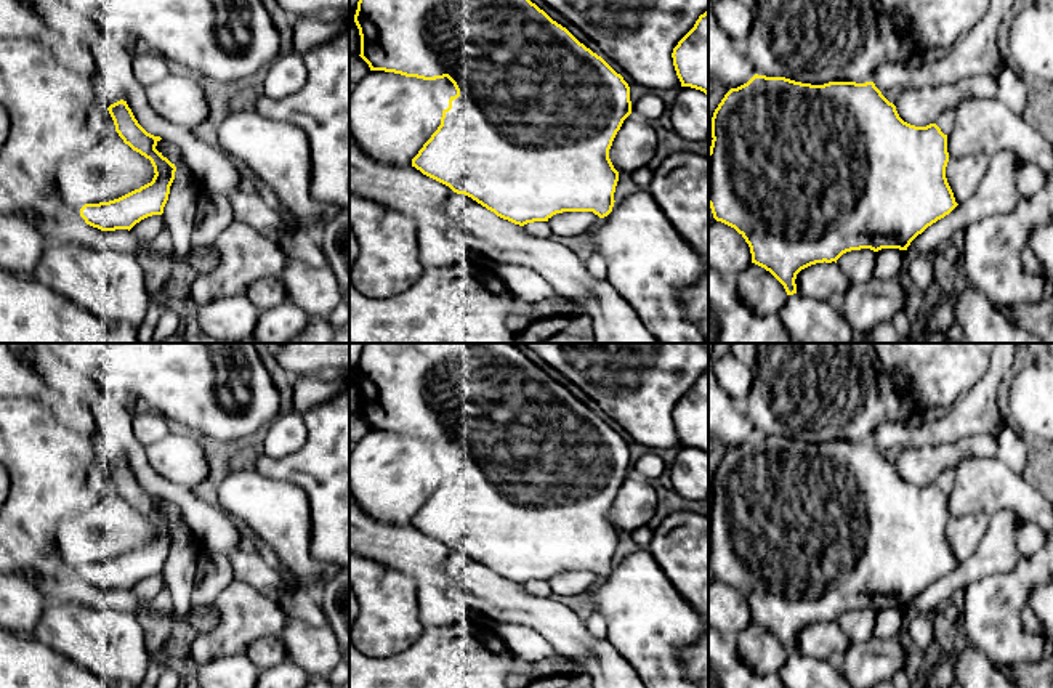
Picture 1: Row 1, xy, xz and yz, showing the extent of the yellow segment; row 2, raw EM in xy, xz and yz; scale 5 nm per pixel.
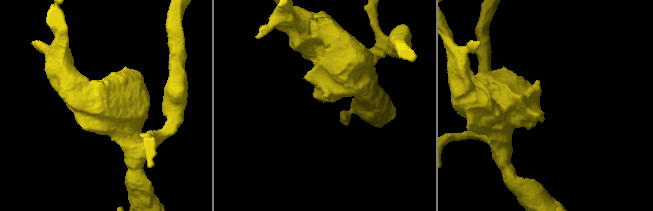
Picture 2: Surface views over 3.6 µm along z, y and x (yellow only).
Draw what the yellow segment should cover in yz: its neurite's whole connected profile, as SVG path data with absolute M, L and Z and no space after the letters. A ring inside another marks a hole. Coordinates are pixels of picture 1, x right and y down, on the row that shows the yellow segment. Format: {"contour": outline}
{"contour": "M755 74L747 83L731 88L712 117L712 146L708 151L708 205L713 218L734 228L748 244L752 263L769 271L785 289L787 295L797 293L797 274L816 263L832 263L846 252L870 249L907 250L910 242L928 226L949 215L958 204L946 178L949 162L947 135L936 123L915 127L904 122L893 103L890 103L873 82L829 82L811 85L785 77L766 77Z"}

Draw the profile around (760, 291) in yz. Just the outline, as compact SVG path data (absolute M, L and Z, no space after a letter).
M755 263L737 274L736 284L737 295L758 316L777 314L787 300L784 285Z

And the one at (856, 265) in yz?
M870 249L851 250L843 253L837 265L851 284L864 284L872 279L875 252Z

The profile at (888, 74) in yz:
M883 63L875 71L873 83L880 91L888 88L912 90L923 83L922 67Z

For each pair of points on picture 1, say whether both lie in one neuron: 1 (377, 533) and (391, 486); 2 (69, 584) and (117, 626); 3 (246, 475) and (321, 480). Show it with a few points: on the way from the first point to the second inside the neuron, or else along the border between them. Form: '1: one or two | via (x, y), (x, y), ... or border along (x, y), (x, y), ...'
1: two | border along (366, 512), (395, 525), (411, 525)
2: two | border along (48, 598), (69, 600)
3: two | border along (247, 462), (268, 477), (295, 483), (303, 491)

